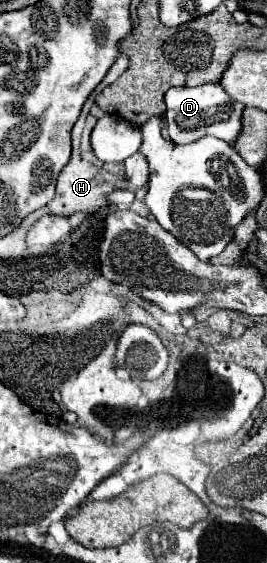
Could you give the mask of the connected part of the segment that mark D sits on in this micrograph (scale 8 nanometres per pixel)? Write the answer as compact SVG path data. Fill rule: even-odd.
M219 81L203 83L197 87L173 87L165 93L165 105L167 105L165 113L167 129L175 143L191 143L193 139L199 139L203 135L213 135L217 139L231 143L241 133L243 105L231 99L223 91Z

